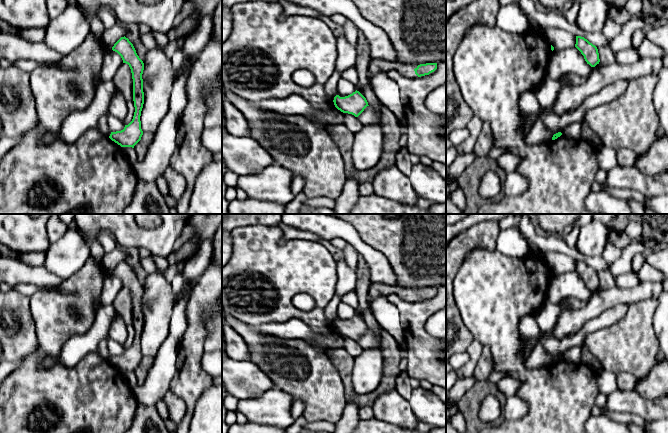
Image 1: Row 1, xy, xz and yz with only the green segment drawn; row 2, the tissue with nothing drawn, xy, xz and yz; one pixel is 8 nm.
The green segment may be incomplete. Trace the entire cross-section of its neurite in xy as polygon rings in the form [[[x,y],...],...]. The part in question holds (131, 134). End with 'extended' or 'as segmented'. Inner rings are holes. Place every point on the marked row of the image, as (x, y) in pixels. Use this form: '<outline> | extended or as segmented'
[[[125,36],[114,44],[112,50],[117,52],[121,56],[123,63],[128,64],[131,69],[135,112],[132,121],[125,125],[123,130],[111,132],[109,138],[121,147],[134,148],[143,135],[140,116],[144,104],[142,79],[144,63],[137,55],[133,44]]] | as segmented

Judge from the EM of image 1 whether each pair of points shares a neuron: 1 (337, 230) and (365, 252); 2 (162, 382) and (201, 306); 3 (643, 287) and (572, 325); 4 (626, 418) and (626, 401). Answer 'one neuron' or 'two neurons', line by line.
1: one neuron
2: two neurons
3: one neuron
4: two neurons

